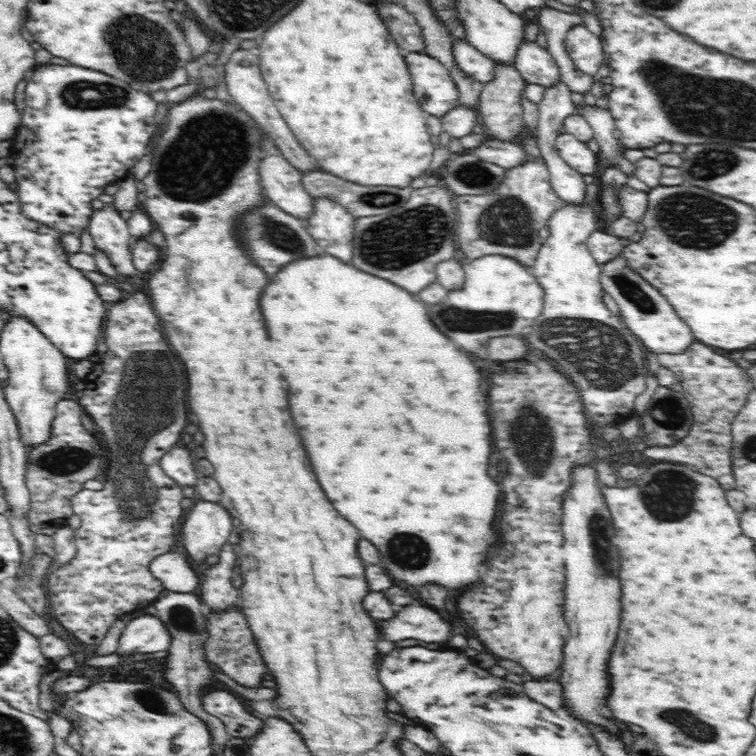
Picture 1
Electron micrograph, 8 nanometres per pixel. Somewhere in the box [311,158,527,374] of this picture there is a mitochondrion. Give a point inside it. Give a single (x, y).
(403, 238)

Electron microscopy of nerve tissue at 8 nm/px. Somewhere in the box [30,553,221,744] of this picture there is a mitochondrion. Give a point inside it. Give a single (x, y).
(182, 618)

